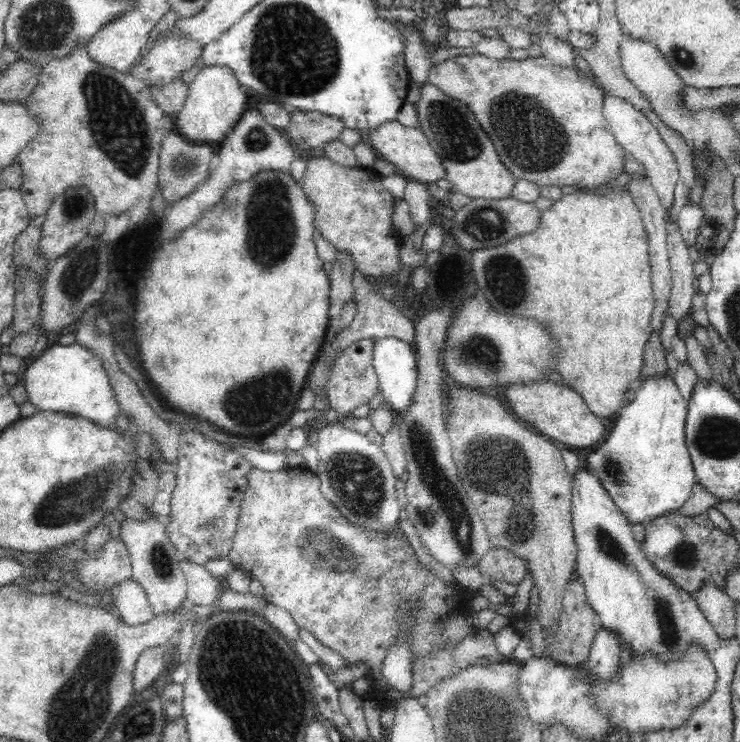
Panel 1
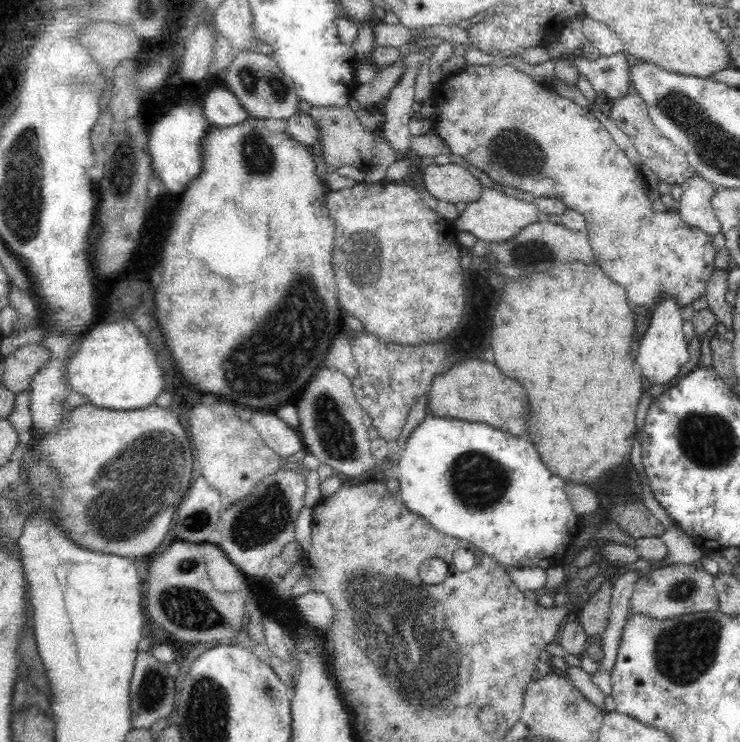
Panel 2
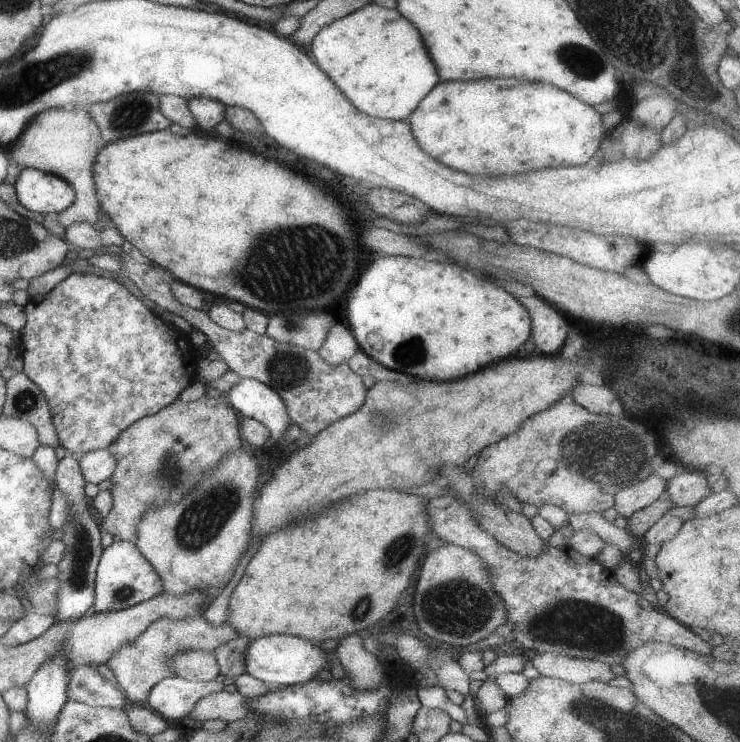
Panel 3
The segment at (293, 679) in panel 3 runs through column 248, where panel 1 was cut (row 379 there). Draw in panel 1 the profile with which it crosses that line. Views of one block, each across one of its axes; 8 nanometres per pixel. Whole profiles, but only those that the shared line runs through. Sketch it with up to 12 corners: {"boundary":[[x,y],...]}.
{"boundary":[[673,375],[638,383],[586,456],[630,526],[697,482]]}

